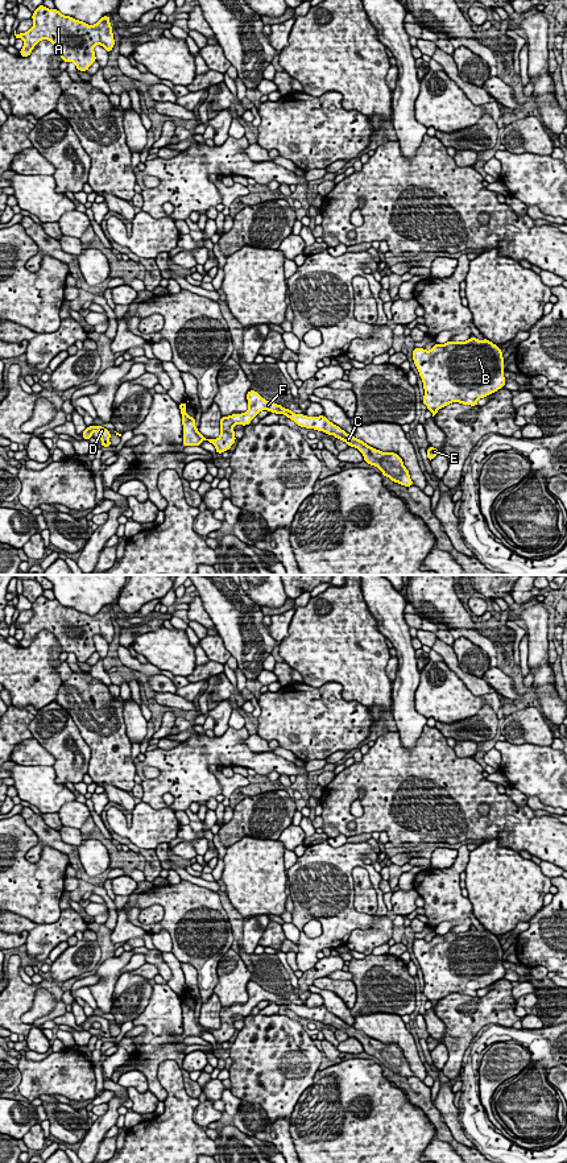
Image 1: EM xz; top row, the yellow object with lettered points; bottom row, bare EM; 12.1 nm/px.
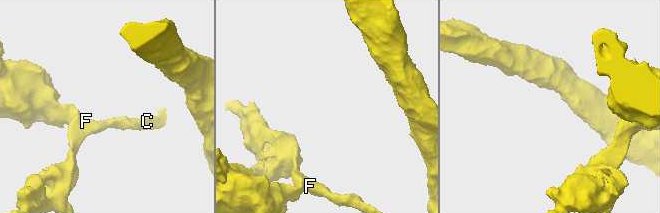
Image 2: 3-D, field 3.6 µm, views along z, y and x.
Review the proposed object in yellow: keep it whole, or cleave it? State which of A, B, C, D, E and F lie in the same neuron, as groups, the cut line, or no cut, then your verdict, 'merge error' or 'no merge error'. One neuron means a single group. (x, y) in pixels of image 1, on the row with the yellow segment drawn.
A B C D E F | no cut | no merge error

